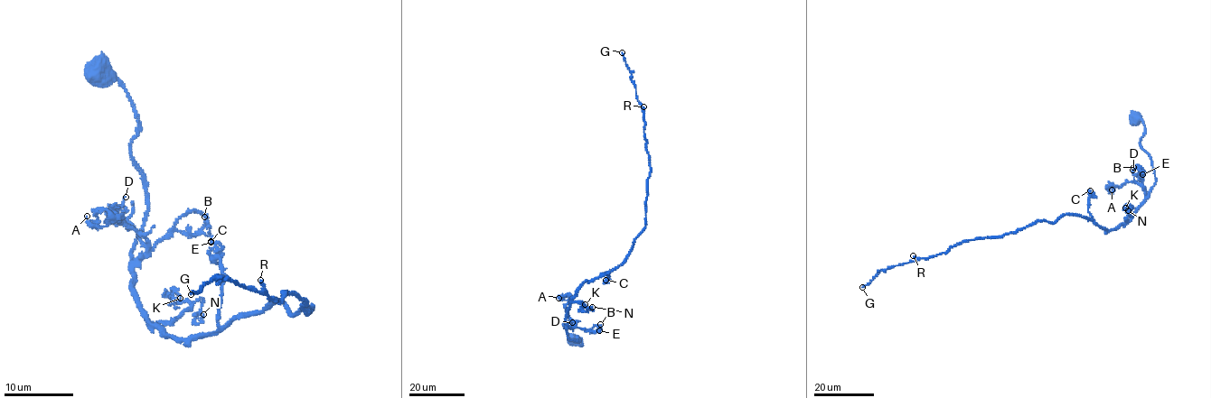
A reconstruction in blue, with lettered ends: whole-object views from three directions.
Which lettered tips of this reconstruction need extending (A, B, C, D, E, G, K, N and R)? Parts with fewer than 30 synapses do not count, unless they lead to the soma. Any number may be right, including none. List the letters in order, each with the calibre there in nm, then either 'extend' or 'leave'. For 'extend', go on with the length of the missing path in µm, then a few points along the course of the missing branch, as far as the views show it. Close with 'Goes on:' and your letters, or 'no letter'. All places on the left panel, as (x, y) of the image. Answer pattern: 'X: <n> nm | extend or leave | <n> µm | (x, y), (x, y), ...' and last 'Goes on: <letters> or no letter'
A: 140 nm | leave
B: 130 nm | leave
C: 150 nm | leave
D: 190 nm | leave
E: 150 nm | leave
G: 190 nm | extend | 190 µm
K: 110 nm | leave
N: 170 nm | leave
R: 300 nm | leave
Goes on: G

